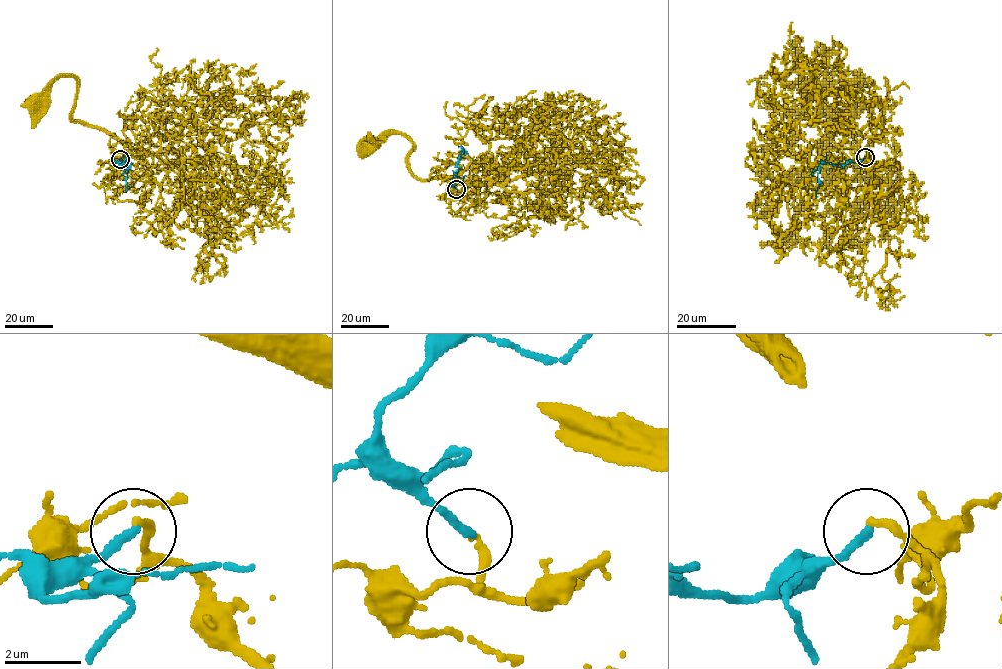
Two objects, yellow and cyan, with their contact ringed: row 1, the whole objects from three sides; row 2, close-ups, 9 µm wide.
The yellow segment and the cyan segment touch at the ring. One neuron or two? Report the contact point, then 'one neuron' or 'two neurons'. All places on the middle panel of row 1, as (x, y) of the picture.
at (456, 189); two neurons

